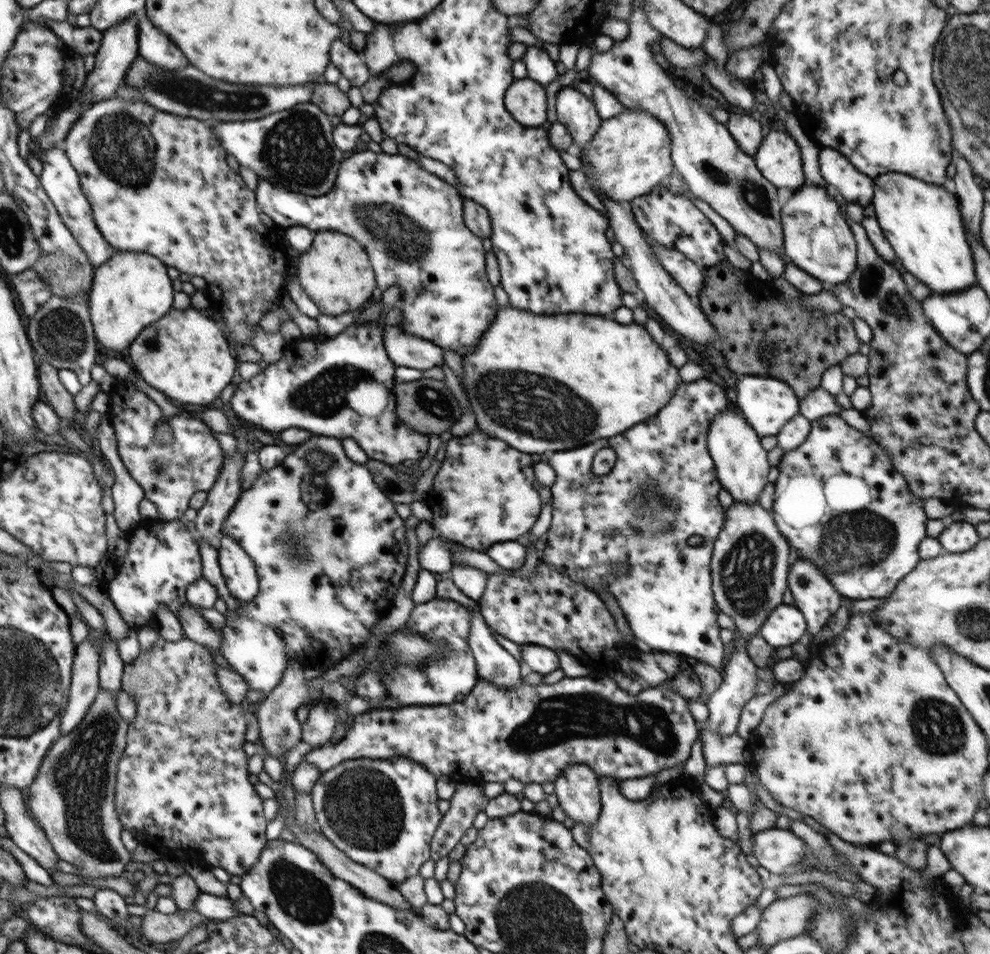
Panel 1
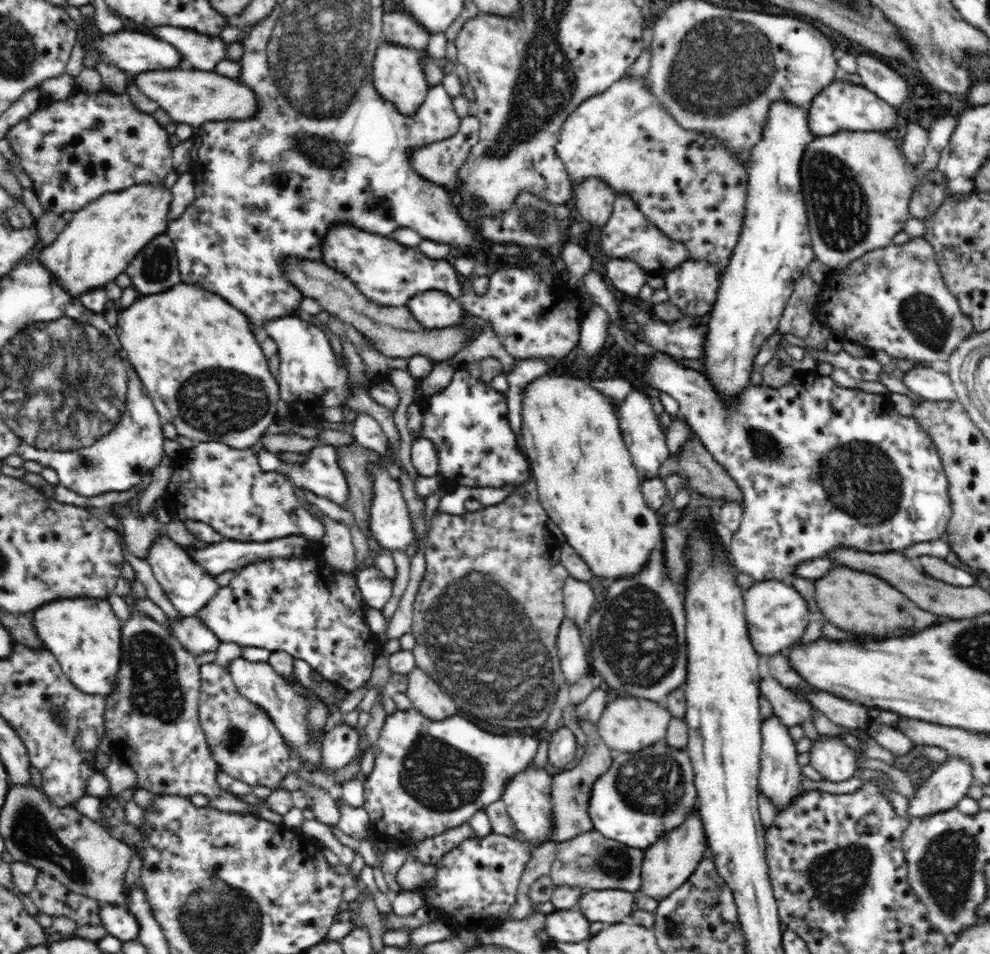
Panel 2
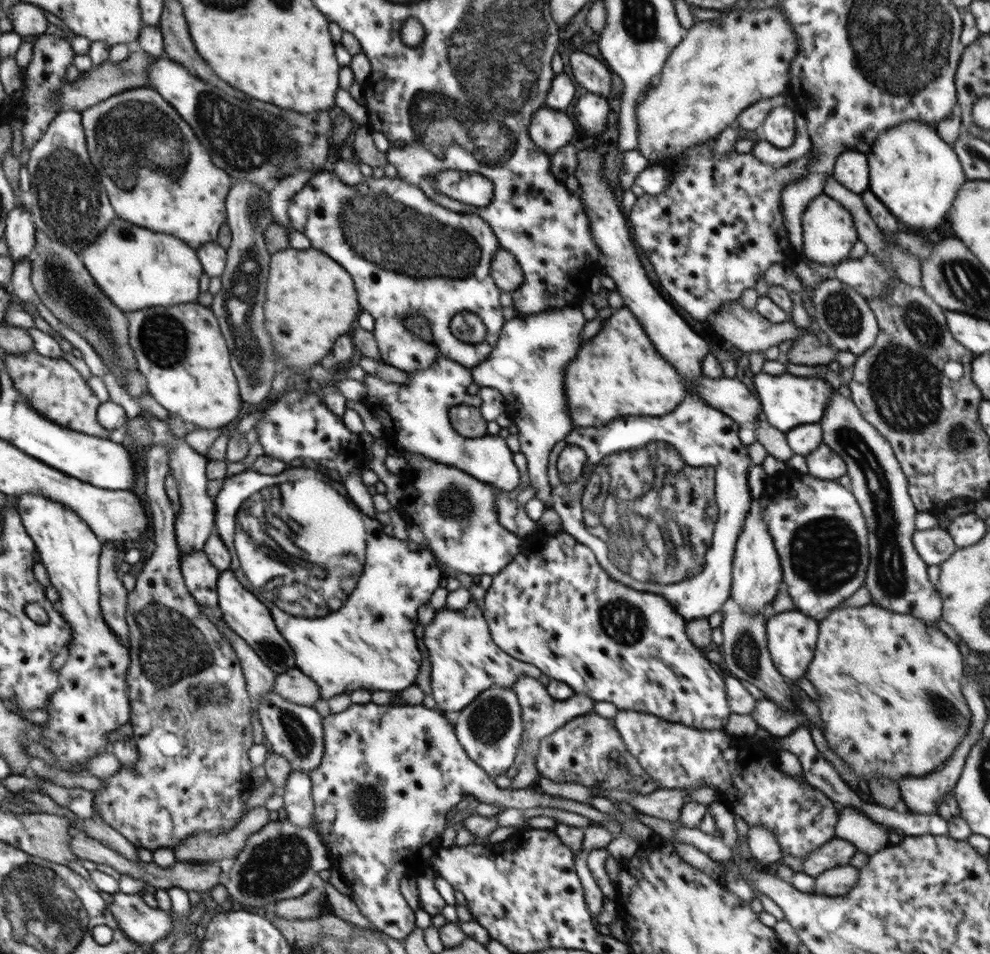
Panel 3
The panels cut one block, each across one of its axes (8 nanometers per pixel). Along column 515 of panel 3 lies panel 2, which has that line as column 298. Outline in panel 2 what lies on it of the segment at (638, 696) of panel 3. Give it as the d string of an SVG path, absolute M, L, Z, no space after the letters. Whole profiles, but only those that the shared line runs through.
M320 551L310 552L305 556L300 554L290 558L270 558L264 562L254 562L237 570L231 581L226 586L221 586L211 601L198 611L197 617L221 642L266 648L270 652L284 651L295 659L308 662L324 679L350 692L365 685L373 672L368 662L352 662L356 656L356 644L364 648L364 644L370 642L369 628L363 617L364 600L355 576L356 571L344 572L323 562Z

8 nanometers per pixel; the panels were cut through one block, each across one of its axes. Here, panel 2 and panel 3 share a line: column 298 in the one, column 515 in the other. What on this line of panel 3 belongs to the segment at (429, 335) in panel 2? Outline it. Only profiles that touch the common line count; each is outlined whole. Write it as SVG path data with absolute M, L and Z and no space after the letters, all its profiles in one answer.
M499 248L491 262L491 277L497 288L504 292L514 292L525 281L525 276L516 257L508 250Z

